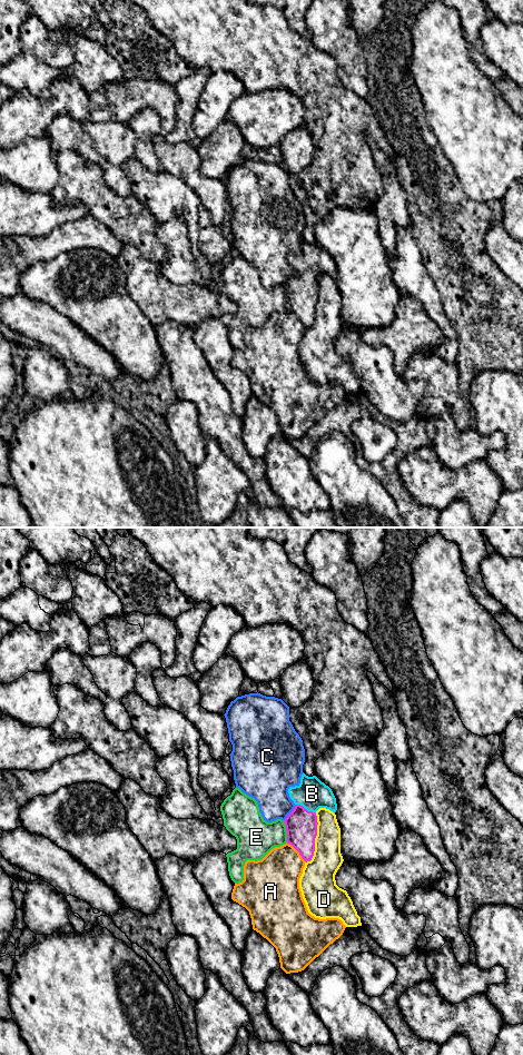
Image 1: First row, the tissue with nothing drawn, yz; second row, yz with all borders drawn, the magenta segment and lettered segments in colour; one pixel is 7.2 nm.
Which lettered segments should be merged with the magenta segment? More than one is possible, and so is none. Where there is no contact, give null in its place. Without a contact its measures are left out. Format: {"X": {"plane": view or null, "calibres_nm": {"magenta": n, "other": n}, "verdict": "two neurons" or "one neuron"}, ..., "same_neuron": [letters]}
{"A": {"plane": "yz", "calibres_nm": {"magenta": 220, "other": 340}, "verdict": "two neurons"}, "B": {"plane": "yz", "calibres_nm": {"magenta": 220, "other": 220}, "verdict": "one neuron"}, "C": {"plane": "yz", "calibres_nm": {"magenta": 220, "other": 280}, "verdict": "two neurons"}, "D": {"plane": "yz", "calibres_nm": {"magenta": 220, "other": 220}, "verdict": "two neurons"}, "E": {"plane": "yz", "calibres_nm": {"magenta": 220, "other": 280}, "verdict": "two neurons"}, "same_neuron": ["B"]}

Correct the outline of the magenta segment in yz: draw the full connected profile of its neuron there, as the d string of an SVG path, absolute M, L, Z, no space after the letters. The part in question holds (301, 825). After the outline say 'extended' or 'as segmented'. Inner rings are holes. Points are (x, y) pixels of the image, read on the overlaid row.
M302 775L300 783L289 787L288 793L295 803L294 810L284 820L287 831L287 844L292 845L307 862L315 851L317 836L317 816L319 808L334 814L337 810L336 798L332 789L316 776Z; extended

